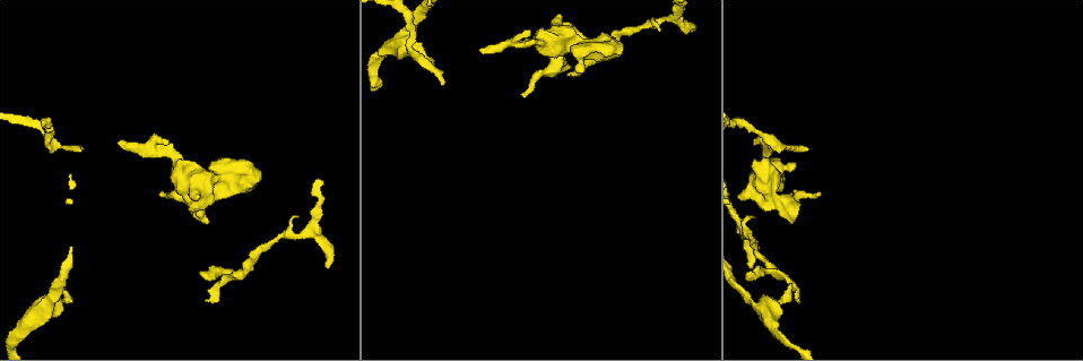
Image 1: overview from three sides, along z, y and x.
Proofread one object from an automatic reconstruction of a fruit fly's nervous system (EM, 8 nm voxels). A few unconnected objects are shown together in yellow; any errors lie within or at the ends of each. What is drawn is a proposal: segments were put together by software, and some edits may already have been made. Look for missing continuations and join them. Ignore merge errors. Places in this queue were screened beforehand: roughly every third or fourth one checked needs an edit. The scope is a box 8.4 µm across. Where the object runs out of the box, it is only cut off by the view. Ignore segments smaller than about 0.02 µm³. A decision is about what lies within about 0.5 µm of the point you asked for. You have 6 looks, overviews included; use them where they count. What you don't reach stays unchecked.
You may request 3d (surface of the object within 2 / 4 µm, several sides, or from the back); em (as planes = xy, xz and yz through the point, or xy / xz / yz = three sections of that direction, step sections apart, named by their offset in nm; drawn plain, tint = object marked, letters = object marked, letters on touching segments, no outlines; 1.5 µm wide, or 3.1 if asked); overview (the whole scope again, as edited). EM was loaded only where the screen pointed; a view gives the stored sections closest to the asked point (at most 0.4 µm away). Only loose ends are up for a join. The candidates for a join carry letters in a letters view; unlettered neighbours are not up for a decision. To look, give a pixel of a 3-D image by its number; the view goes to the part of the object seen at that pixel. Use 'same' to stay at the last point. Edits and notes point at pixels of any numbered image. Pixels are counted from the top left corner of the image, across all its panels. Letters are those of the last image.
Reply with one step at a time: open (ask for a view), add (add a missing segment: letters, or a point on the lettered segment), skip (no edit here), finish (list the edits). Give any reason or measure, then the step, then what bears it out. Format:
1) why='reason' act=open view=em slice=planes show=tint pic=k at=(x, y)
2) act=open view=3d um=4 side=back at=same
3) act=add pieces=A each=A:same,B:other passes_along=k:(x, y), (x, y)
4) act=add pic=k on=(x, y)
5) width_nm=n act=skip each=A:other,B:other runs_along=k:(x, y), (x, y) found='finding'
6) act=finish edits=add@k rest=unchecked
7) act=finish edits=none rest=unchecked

why='branch stops here' act=open view=3d um=4 pic=1 at=(756, 142)

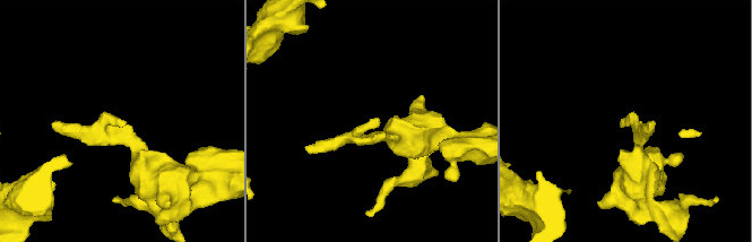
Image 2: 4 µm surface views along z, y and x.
why='need the tissue' act=open view=em slice=planes show=tint pic=2 at=(623, 124)

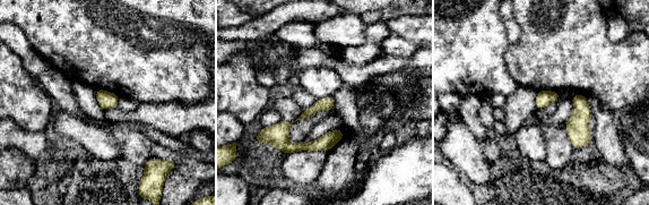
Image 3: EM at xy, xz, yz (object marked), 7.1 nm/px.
why='see the neighbours' act=open view=em slice=planes show=letters at=same

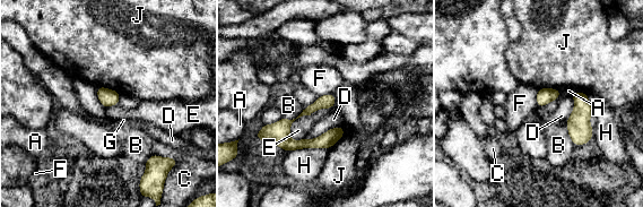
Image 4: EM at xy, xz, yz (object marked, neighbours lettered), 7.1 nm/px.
act=skip each=A:other,B:other,C:other,D:other,E:other,F:other,G:other,H:other,J:other runs_along=4:(331, 96), (268, 136) found='none of them fits'

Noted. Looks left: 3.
why='tapers out' act=open view=em slice=yz step=4 show=tint pic=1 at=(441, 84)

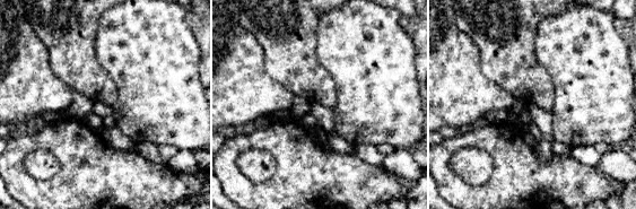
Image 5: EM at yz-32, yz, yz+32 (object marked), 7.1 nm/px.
act=open view=em slice=planes show=letters at=same

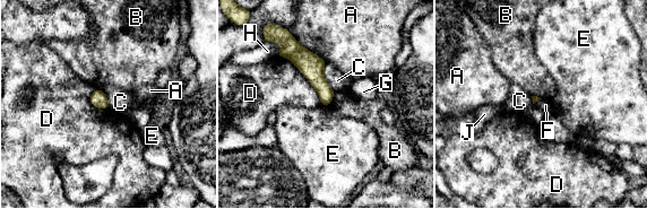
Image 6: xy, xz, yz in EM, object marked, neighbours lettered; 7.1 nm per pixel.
act=skip each=A:other,B:other,C:other,D:other,E:other,F:other,G:other,H:other,J:other border=6:(277, 55), (300, 71), (321, 104) found='none of them fits'

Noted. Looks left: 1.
act=finish edits=none rest=unchecked

